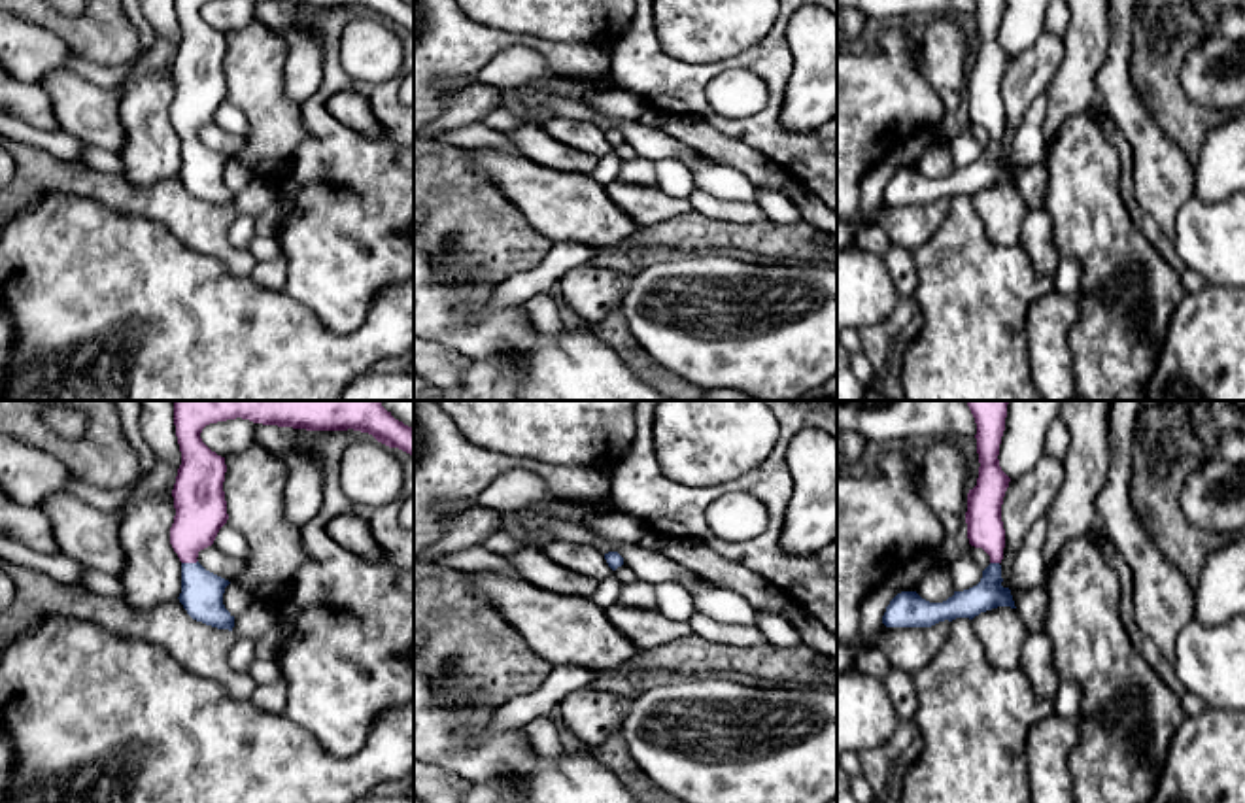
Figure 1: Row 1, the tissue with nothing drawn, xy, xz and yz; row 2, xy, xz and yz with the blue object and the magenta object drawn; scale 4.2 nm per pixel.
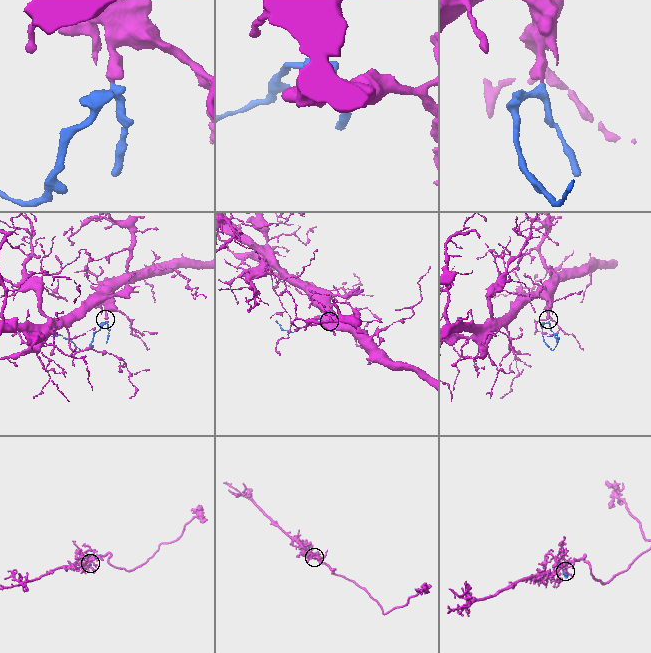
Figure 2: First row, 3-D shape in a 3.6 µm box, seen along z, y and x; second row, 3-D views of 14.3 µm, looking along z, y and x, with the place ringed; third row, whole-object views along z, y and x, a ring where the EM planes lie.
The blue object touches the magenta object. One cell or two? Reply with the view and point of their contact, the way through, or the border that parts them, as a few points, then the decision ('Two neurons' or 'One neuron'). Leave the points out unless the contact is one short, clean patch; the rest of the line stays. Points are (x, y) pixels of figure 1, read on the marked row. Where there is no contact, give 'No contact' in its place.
Touches blue at xy (189, 563). Path across: xy (201, 596), (189, 563), (189, 533), (201, 511). One neuron

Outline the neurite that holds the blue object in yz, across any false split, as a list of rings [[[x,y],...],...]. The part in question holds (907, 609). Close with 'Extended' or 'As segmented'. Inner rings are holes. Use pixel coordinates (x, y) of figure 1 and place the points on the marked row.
[[[965,401],[977,423],[979,478],[967,493],[967,538],[975,548],[990,555],[990,565],[982,571],[977,586],[954,591],[943,603],[929,603],[916,591],[897,593],[882,616],[886,627],[931,627],[956,618],[973,620],[981,612],[998,607],[1015,607],[1009,588],[1001,582],[1001,559],[1005,548],[1005,529],[1001,504],[1011,478],[999,467],[999,444],[1005,431],[1009,401]]]. Extended

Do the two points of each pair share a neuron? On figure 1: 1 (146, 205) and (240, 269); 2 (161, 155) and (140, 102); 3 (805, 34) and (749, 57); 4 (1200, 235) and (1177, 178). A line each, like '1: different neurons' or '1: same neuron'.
1: same neuron
2: same neuron
3: different neurons
4: different neurons

